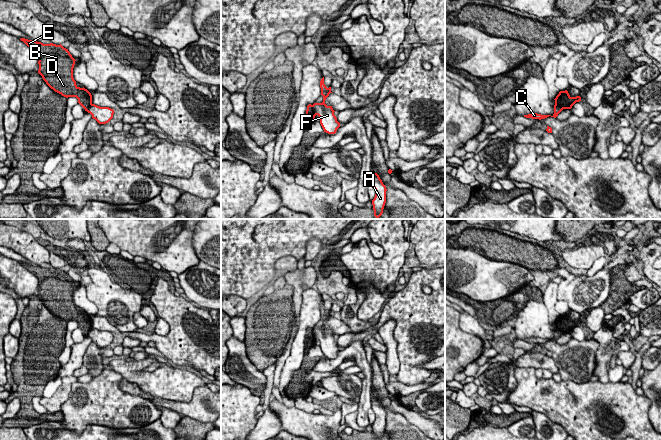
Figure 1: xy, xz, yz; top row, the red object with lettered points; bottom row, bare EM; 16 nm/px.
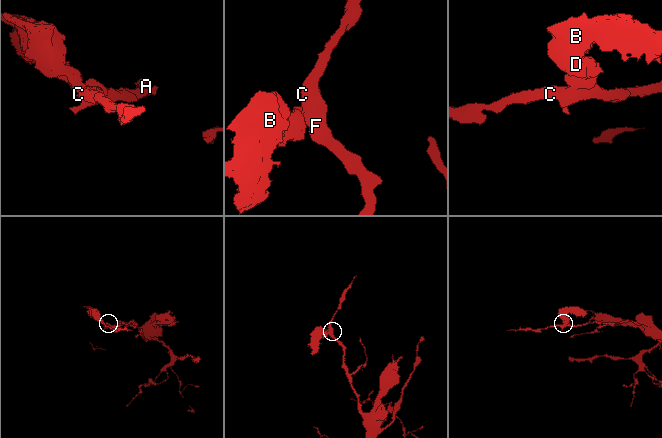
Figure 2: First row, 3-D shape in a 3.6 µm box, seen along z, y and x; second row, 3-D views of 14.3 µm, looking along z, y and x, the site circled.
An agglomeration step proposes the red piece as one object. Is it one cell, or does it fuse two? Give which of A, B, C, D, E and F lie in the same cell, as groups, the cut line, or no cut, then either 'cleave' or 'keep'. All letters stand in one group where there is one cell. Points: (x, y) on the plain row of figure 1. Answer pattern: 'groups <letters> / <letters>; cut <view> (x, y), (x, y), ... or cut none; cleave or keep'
groups A C F / B D E; cut xz (311, 329), (315, 339); cleave

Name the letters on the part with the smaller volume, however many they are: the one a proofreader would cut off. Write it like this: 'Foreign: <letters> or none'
Foreign: B, D, E

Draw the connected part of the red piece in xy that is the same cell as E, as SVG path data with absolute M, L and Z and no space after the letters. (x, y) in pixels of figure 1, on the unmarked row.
M25 262L20 264L38 278L38 297L46 308L66 322L76 321L78 327L87 335L92 328L92 319L84 311L80 312L76 309L73 302L73 292L76 284L68 273L61 268L43 268Z

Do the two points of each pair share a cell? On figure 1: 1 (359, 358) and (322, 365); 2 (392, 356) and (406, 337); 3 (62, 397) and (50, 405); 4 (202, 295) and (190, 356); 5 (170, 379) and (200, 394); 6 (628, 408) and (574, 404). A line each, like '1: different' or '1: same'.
1: same
2: different
3: same
4: different
5: different
6: same

